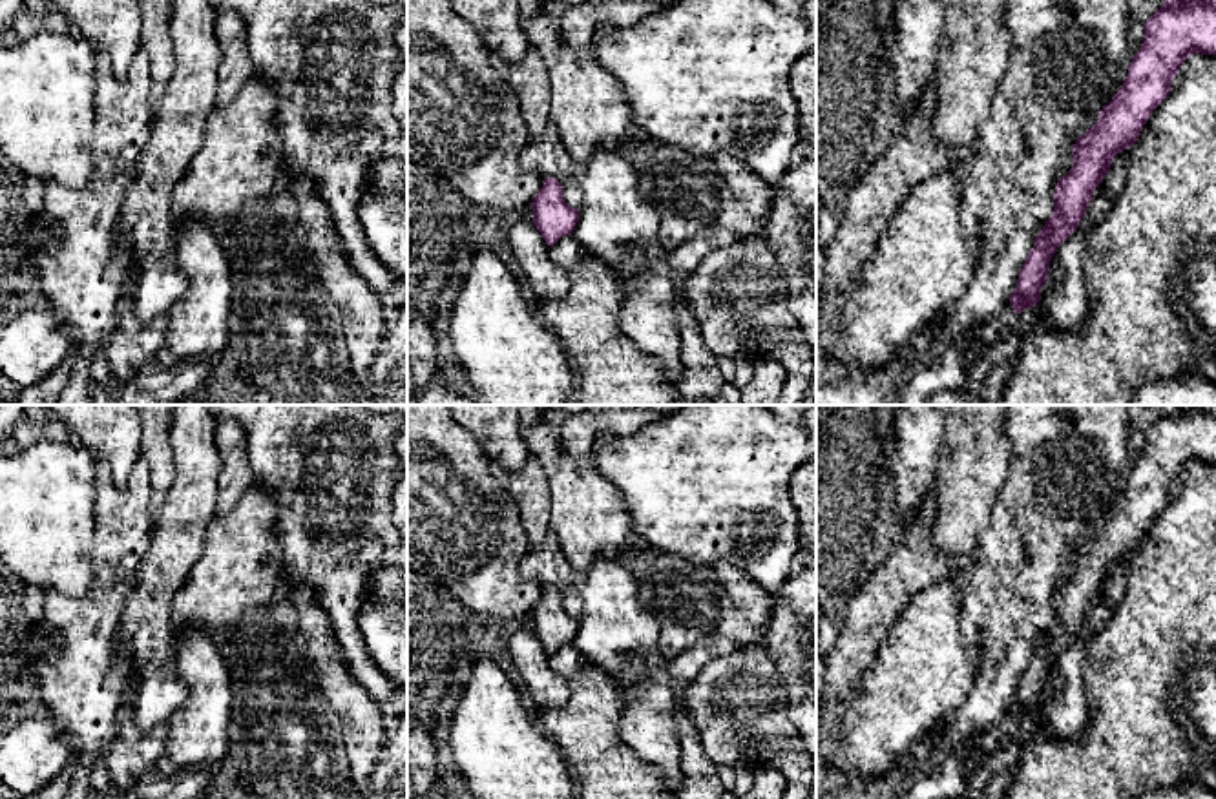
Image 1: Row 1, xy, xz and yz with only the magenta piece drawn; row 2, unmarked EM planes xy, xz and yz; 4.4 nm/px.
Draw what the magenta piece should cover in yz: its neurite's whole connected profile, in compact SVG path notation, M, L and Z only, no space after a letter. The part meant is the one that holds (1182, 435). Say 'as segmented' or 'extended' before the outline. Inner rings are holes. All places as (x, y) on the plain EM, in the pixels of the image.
extended; M1170 405L1147 429L1145 449L1132 465L1121 498L1101 518L1097 531L1075 549L1074 573L1055 593L1054 622L1035 646L1015 700L979 741L984 761L997 753L1006 737L1019 735L1024 717L1041 710L1050 669L1077 638L1112 567L1137 549L1152 520L1170 502L1181 472L1194 462L1216 463L1216 405Z

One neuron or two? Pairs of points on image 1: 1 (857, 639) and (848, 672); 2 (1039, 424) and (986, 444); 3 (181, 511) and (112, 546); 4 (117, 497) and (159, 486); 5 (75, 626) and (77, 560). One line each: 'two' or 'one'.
1: one
2: two
3: two
4: two
5: two

